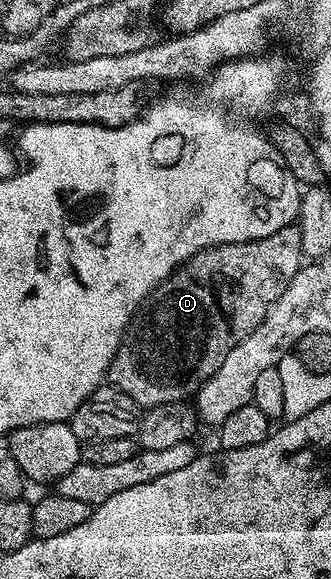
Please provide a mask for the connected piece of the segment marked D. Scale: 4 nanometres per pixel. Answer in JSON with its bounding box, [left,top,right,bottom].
[108,225,304,409]

